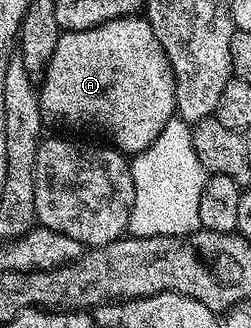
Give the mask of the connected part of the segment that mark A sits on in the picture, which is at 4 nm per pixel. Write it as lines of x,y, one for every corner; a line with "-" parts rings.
145,17
113,19
92,29
62,31
52,61
48,61
40,76
37,93
38,104
47,120
59,119
70,127
95,127
110,138
107,140
113,146
130,157
148,149
152,141
164,133
164,125
176,115
176,81
172,65

